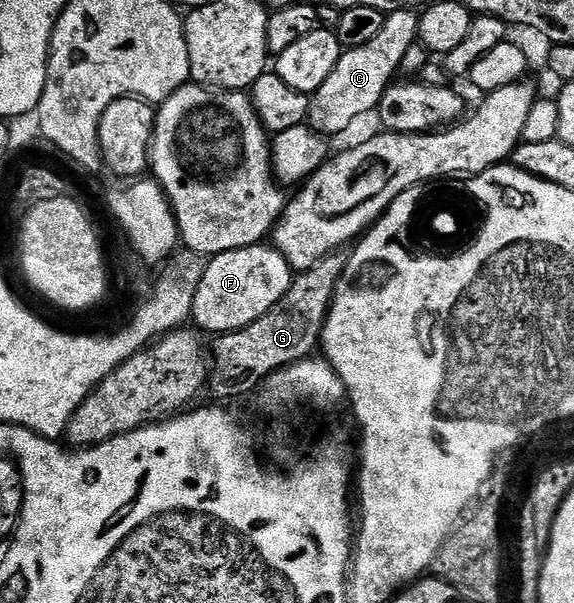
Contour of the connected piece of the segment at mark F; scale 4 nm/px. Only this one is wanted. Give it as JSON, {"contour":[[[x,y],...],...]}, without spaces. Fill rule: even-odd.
{"contour":[[[258,244],[212,255],[203,272],[203,280],[199,280],[199,292],[195,292],[192,321],[197,322],[198,331],[204,332],[206,335],[209,333],[209,336],[230,334],[239,328],[247,328],[247,324],[255,324],[255,320],[259,320],[259,316],[263,316],[268,310],[275,308],[275,304],[279,304],[279,300],[283,300],[283,296],[291,288],[294,277],[295,271],[289,261],[269,244]]]}

